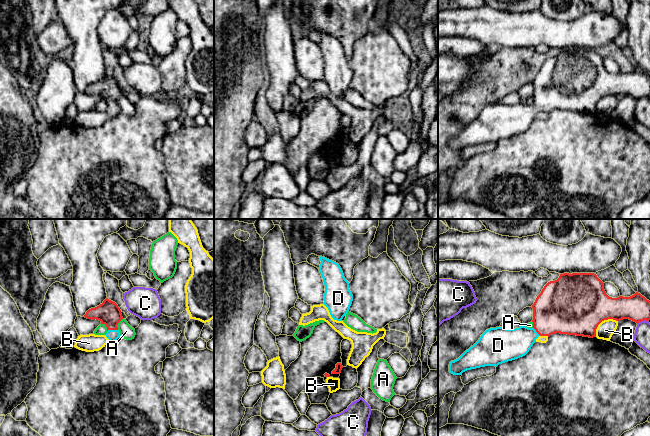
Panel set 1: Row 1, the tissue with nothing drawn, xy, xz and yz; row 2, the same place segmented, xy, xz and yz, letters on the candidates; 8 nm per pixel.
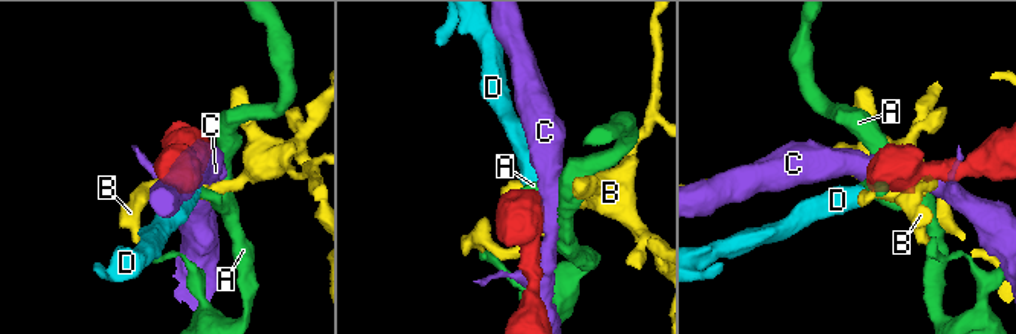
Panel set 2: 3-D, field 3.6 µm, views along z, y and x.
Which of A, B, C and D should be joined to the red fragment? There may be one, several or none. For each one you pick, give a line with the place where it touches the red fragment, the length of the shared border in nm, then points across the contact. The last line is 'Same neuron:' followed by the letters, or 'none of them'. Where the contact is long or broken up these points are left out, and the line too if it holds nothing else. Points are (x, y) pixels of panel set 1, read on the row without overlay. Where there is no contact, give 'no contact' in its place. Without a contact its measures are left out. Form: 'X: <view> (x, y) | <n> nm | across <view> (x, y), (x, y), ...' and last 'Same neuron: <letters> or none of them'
D: xy (112, 105) | 90 nm | across xy (108, 88), (111, 92), (112, 105), (112, 111)
Same neuron: D

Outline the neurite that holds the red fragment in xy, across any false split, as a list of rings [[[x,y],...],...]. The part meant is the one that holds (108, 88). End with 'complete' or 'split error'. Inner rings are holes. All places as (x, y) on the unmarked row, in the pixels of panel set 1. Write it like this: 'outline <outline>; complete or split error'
outline [[[106,74],[102,80],[95,84],[89,85],[84,91],[87,95],[96,95],[105,100],[107,103],[106,113],[109,118],[114,118],[121,113],[118,106],[118,99],[123,95],[121,86],[118,81]]]; split error

